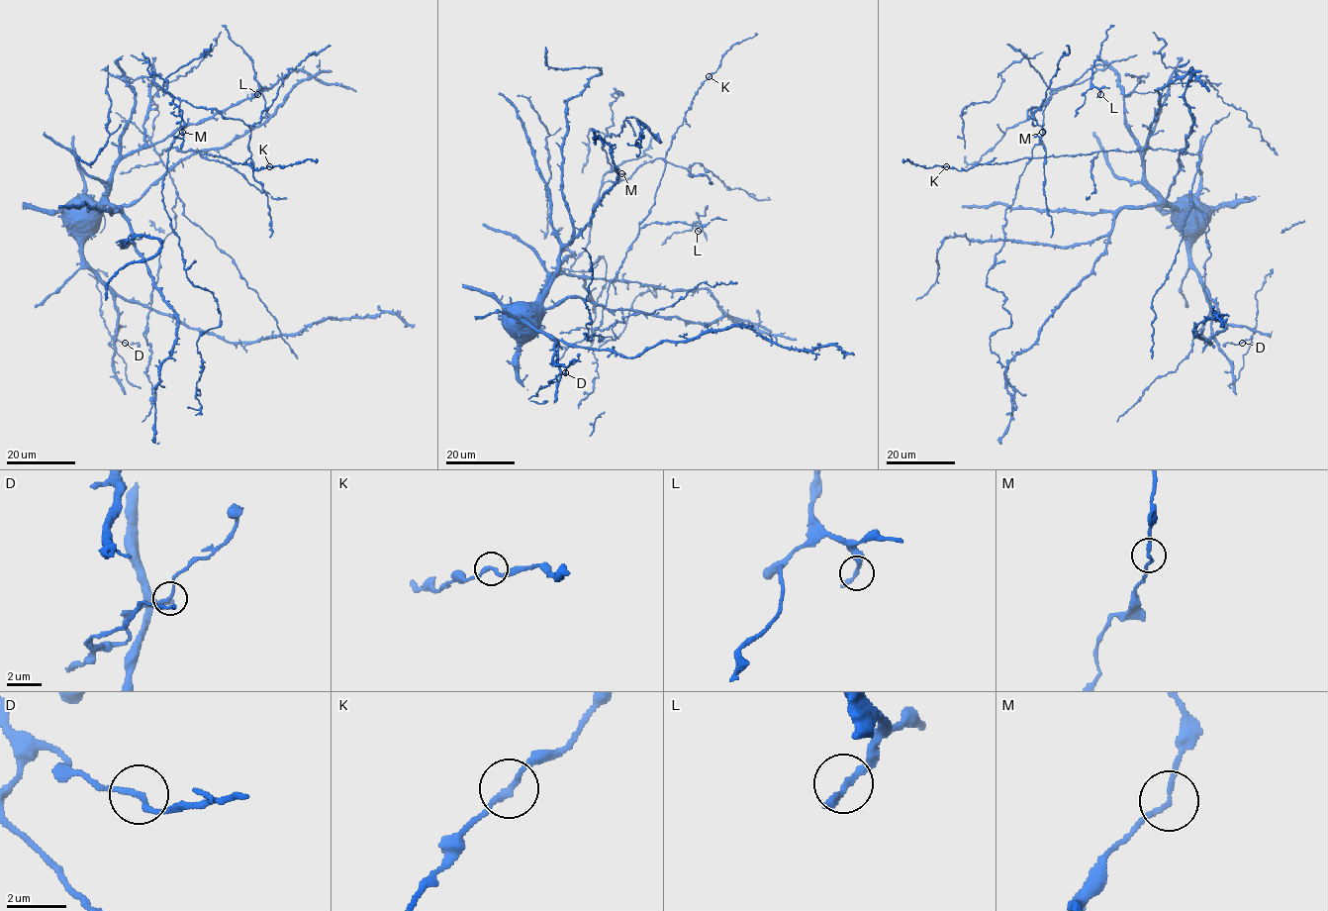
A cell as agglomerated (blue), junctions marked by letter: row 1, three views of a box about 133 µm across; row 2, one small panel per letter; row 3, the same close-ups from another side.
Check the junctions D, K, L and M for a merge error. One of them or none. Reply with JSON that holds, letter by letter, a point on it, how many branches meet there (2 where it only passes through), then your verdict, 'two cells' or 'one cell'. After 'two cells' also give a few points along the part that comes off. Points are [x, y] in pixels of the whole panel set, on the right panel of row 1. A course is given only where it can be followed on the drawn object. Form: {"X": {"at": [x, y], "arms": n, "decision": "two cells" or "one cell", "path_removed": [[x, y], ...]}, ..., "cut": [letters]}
{"D": {"at": [1242, 343], "arms": 2, "decision": "one cell"}, "K": {"at": [946, 166], "arms": 2, "decision": "one cell"}, "L": {"at": [1100, 94], "arms": 2, "decision": "one cell"}, "M": {"at": [1042, 132], "arms": 2, "decision": "one cell"}, "cut": []}

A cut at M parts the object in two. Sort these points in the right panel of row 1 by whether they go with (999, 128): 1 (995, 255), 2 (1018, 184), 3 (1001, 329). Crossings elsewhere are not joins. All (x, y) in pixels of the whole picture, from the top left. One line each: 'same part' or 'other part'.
1: other part
2: other part
3: other part

